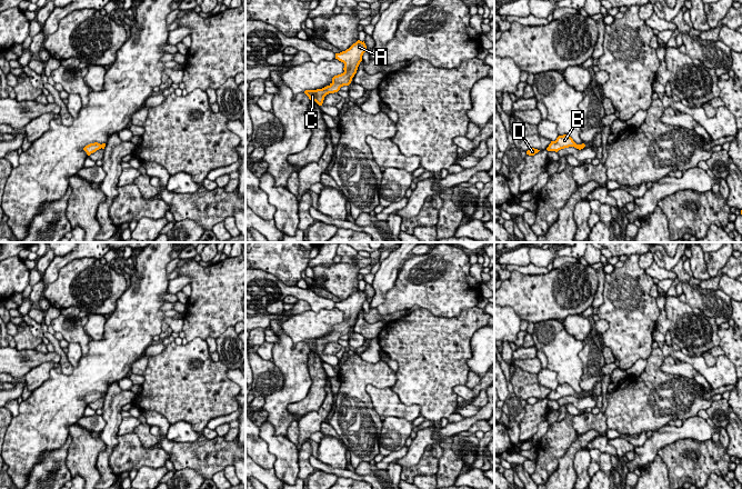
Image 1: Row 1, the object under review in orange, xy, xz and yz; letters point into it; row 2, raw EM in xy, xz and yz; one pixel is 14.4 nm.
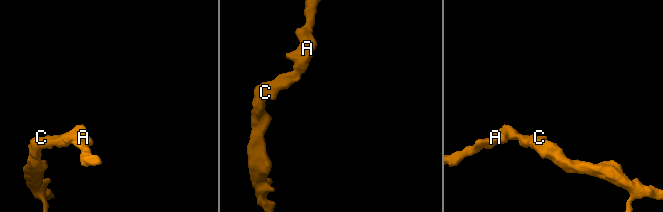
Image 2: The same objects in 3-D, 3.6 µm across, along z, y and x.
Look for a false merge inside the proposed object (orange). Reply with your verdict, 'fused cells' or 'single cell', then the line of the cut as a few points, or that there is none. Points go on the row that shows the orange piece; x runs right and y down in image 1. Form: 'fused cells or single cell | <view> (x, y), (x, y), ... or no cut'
single cell | no cut

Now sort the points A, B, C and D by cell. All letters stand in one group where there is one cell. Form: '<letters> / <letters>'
A B C D

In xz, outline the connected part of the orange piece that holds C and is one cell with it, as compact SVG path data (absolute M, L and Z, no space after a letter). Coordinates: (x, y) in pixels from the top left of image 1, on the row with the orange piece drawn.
M358 40L349 49L340 53L335 53L335 59L344 63L344 72L332 78L332 82L317 90L305 90L304 93L312 101L315 101L319 106L322 106L324 97L329 93L334 93L343 86L349 86L352 78L357 73L358 67L362 61L362 56L367 51L364 41Z

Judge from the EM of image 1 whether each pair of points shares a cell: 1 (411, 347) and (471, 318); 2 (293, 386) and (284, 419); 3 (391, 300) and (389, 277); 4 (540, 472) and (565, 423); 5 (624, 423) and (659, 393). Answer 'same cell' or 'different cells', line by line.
1: same cell
2: same cell
3: different cells
4: same cell
5: same cell

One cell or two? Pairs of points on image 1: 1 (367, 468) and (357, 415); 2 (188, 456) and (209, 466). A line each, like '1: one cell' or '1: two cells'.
1: two cells
2: one cell

